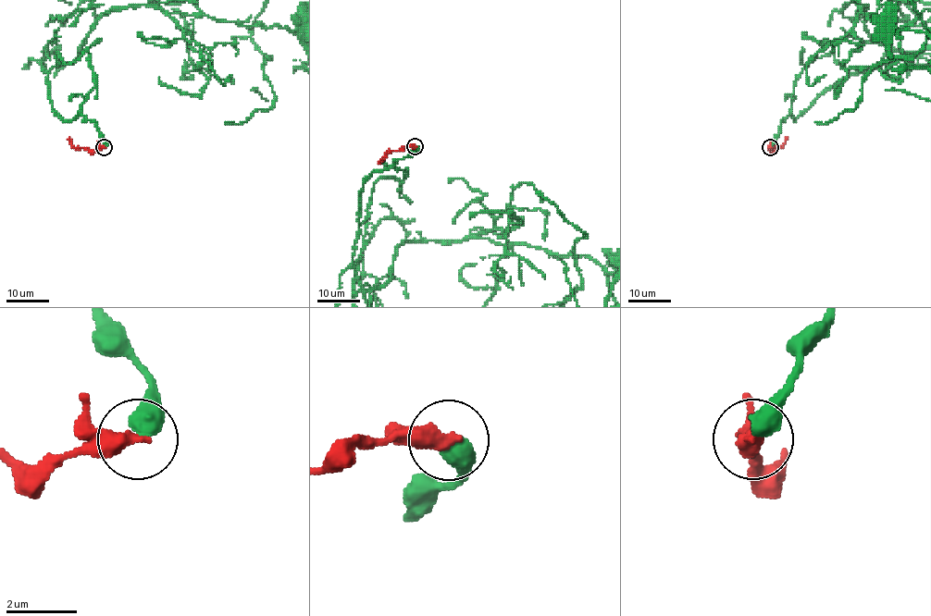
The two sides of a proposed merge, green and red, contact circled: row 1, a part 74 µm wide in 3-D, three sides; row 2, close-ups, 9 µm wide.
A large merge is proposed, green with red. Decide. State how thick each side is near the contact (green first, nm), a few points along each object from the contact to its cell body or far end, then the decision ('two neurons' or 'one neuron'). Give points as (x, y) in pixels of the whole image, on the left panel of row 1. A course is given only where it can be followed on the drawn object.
calibres 600 and 480 nm; course red (104, 147), (93, 150), (75, 148), (68, 138); two neurons

